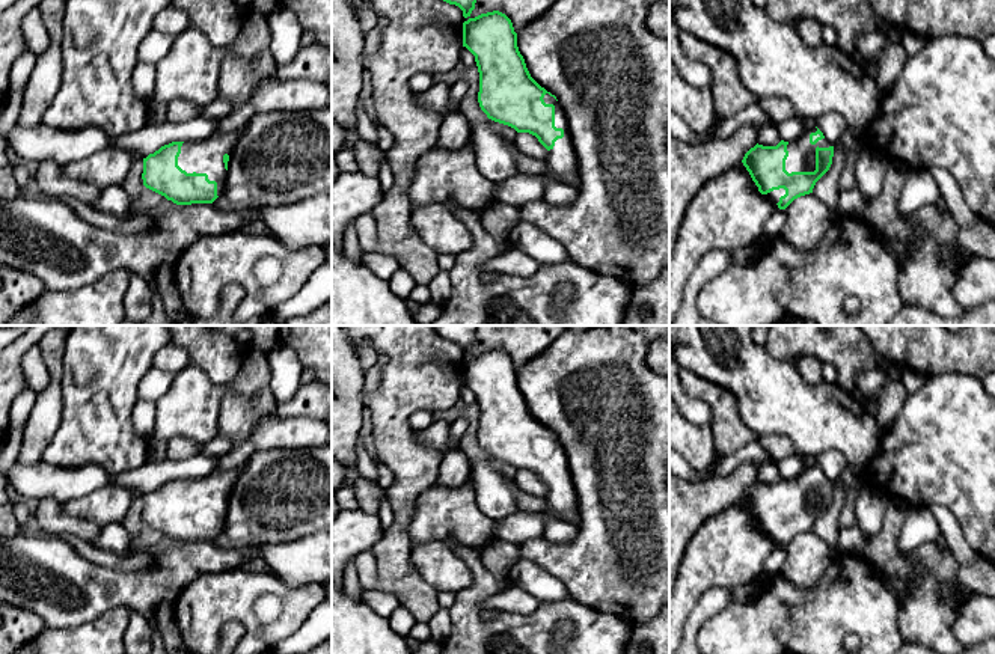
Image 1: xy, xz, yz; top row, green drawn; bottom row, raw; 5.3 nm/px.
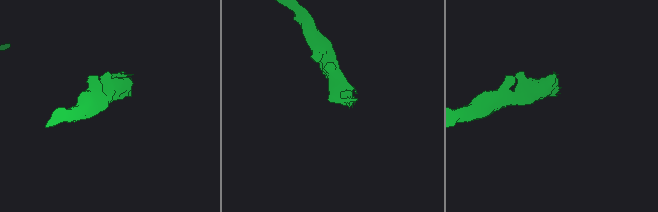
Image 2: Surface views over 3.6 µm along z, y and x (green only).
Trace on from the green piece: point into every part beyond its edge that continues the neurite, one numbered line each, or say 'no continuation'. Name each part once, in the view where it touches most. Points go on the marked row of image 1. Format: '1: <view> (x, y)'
1: yz (801, 157)

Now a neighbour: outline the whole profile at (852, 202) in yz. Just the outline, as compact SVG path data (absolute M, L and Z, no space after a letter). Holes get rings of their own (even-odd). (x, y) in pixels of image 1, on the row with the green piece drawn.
M856 187L844 190L838 196L837 215L861 219L868 202L870 200Z

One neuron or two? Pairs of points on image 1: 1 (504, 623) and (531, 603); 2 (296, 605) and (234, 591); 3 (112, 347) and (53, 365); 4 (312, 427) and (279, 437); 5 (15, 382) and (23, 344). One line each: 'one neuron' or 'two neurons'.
1: two neurons
2: one neuron
3: two neurons
4: one neuron
5: one neuron

